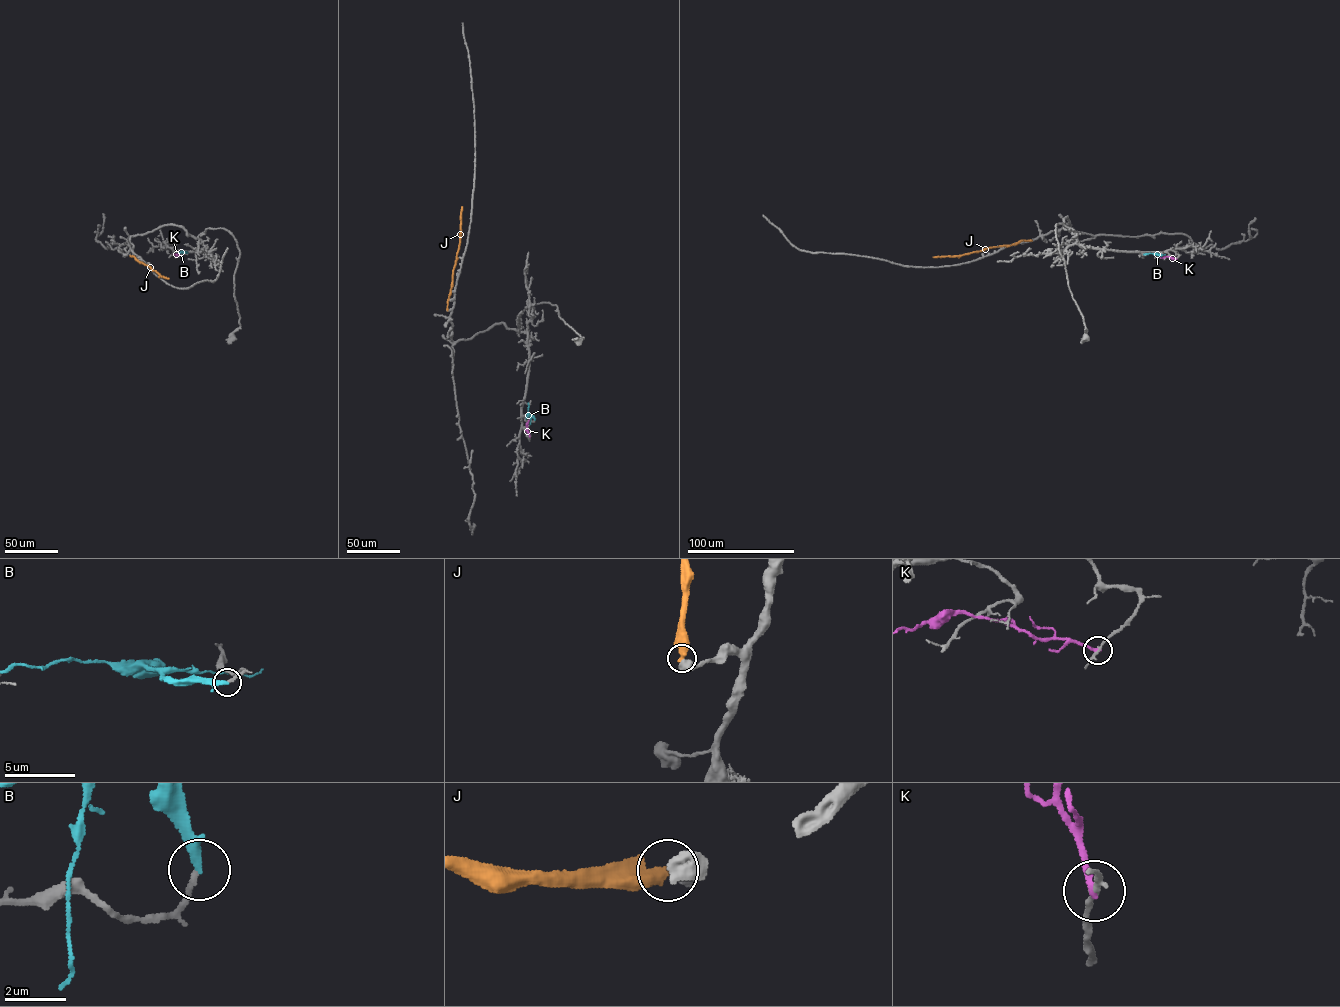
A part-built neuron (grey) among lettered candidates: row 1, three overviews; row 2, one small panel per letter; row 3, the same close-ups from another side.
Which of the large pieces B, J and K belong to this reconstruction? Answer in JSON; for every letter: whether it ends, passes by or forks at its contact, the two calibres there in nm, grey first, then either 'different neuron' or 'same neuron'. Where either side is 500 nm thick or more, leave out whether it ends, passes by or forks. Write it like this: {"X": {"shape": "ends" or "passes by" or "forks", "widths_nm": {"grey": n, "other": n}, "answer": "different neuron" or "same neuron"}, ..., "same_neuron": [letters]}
{"B": {"shape": "passes by", "widths_nm": {"grey": 170, "other": 190}, "answer": "different neuron"}, "J": {"widths_nm": {"grey": 600, "other": 440}, "answer": "different neuron"}, "K": {"shape": "ends", "widths_nm": {"grey": 170, "other": 220}, "answer": "different neuron"}, "same_neuron": []}

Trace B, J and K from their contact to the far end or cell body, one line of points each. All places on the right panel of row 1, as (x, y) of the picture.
B: (1162, 255), (1144, 254)
J: (1031, 240), (961, 255), (933, 257)
K: (1176, 259), (1160, 258)

